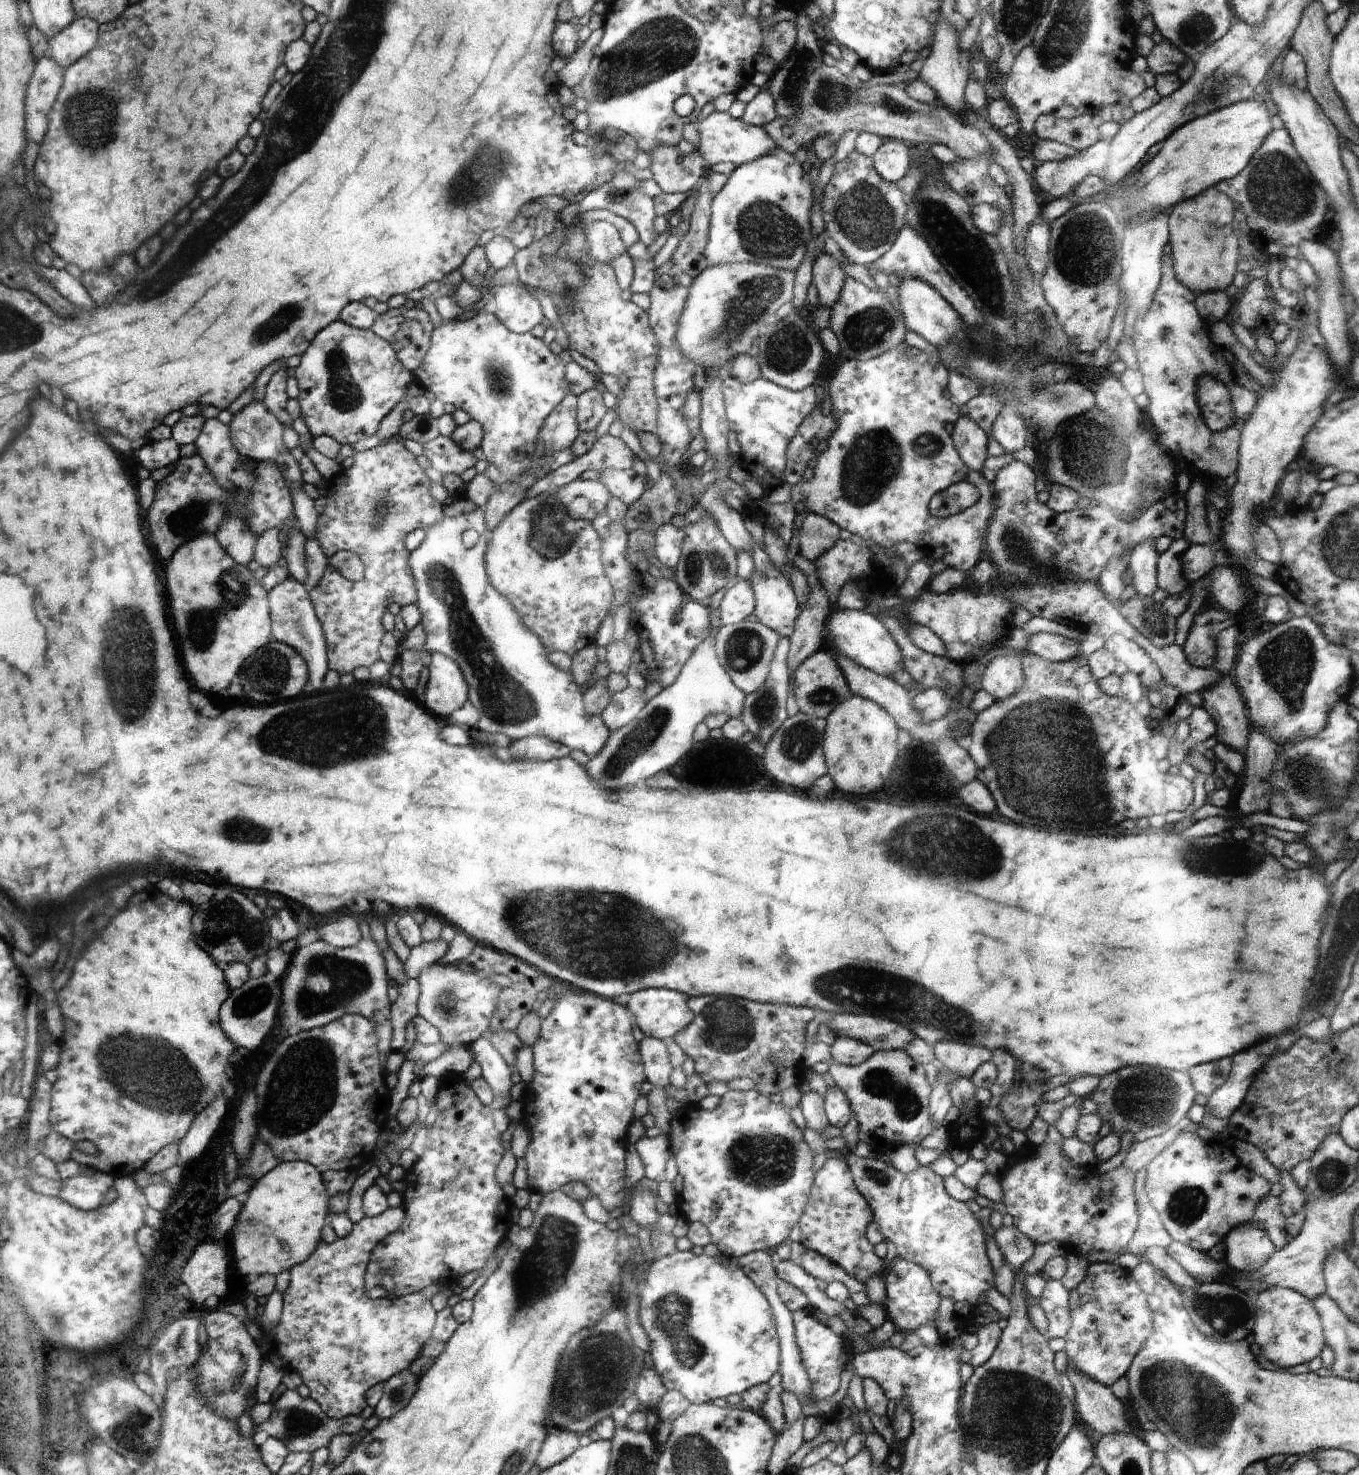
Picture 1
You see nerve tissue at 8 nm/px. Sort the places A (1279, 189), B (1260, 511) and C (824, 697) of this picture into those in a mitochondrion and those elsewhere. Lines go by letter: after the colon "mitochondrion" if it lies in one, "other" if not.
A: mitochondrion
B: other
C: mitochondrion

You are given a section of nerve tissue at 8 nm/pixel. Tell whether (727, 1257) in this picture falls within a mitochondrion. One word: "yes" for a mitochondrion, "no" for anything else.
no

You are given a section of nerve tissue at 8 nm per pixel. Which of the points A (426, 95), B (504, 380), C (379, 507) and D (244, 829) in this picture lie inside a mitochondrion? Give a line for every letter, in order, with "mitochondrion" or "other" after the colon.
A: other
B: mitochondrion
C: mitochondrion
D: mitochondrion

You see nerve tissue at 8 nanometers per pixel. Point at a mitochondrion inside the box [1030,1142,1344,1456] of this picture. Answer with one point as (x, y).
(1196, 1411)

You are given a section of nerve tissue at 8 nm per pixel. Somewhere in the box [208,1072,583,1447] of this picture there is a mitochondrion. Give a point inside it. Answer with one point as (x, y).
(296, 1423)

